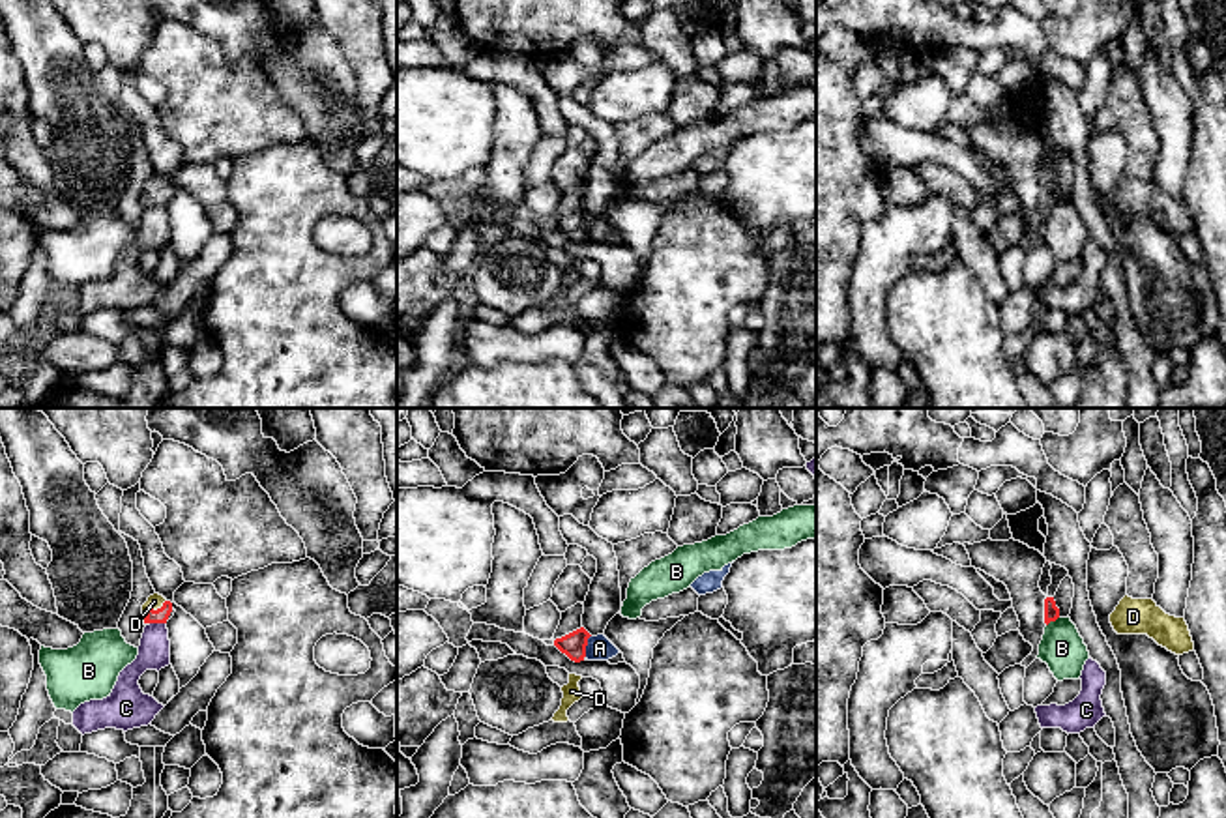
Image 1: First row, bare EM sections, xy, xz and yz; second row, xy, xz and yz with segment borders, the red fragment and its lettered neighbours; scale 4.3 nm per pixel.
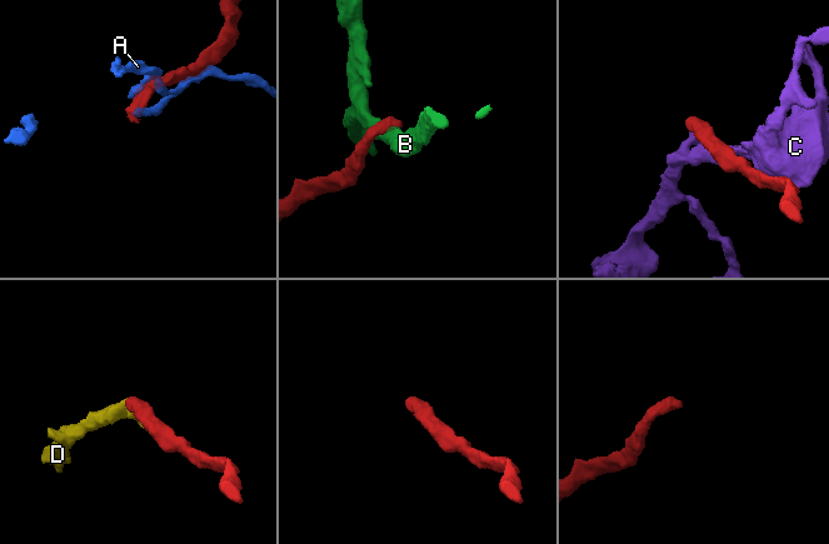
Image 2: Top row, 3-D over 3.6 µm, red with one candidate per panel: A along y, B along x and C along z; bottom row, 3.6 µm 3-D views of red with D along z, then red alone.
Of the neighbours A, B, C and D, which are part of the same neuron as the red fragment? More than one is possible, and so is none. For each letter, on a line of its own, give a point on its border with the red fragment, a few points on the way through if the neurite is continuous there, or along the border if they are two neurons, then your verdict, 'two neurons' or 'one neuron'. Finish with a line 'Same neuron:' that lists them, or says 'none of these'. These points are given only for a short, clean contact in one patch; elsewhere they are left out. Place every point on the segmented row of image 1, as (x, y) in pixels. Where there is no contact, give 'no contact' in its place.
A: meets red in xz at (584, 646); border along xz (590, 635), (584, 656); two neurons
B: meets red in yz at (1052, 620); border along yz (1058, 616), (1047, 626); two neurons
C: meets red in xy at (158, 622); two neurons
D: meets red in xy at (150, 609); runs through xy (161, 614), (150, 609), (154, 601); one neuron
Same neuron: D

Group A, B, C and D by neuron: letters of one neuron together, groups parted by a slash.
A / B / C / D

